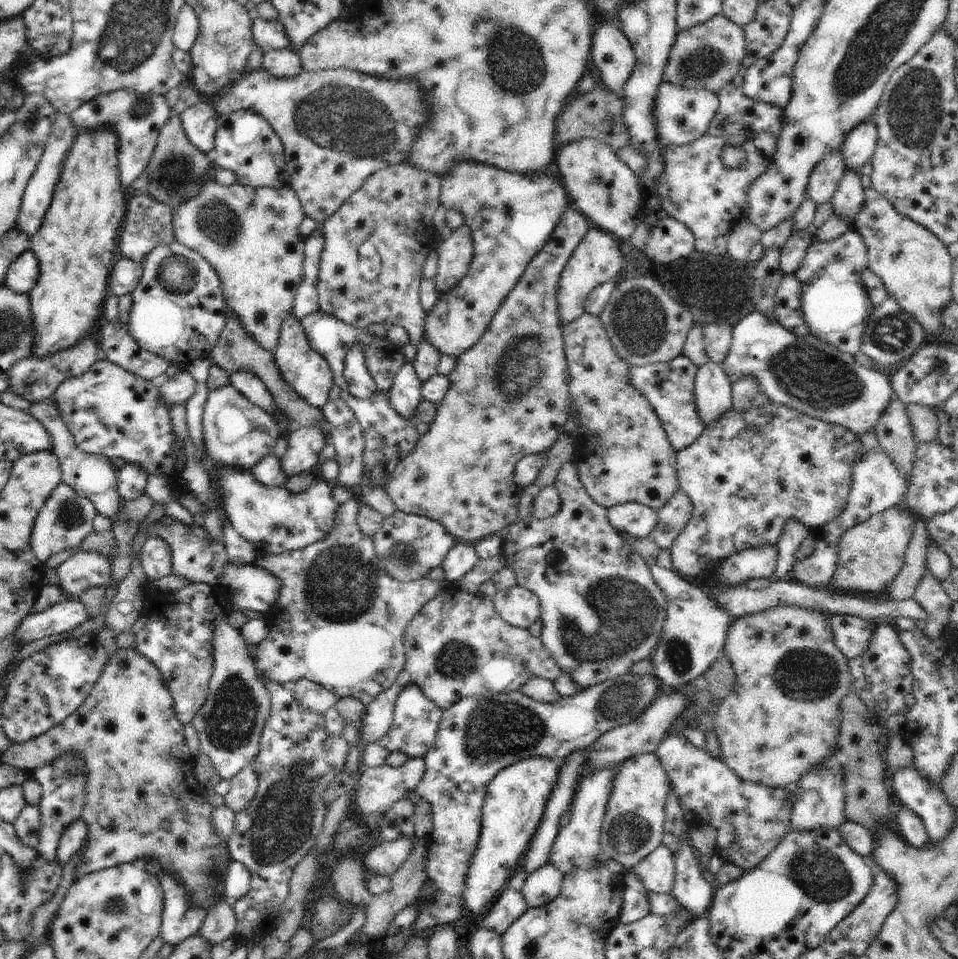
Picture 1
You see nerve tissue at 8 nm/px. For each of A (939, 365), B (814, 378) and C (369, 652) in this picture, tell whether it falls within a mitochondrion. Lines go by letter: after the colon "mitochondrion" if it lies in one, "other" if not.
A: other
B: mitochondrion
C: other

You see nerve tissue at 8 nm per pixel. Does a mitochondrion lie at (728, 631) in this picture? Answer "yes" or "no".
no

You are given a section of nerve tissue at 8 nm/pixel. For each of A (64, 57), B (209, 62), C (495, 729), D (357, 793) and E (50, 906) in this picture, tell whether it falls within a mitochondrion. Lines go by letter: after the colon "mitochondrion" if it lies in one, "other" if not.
A: other
B: other
C: mitochondrion
D: other
E: other

